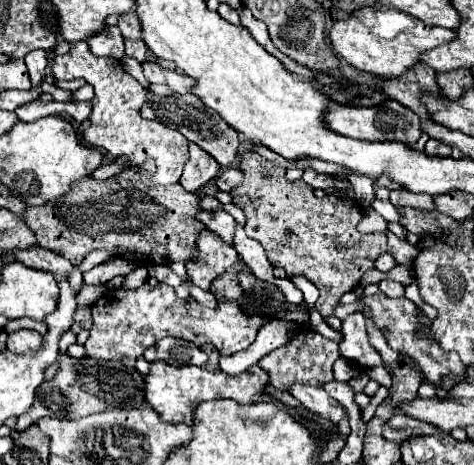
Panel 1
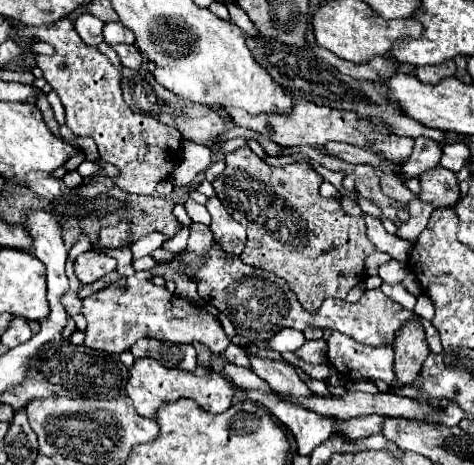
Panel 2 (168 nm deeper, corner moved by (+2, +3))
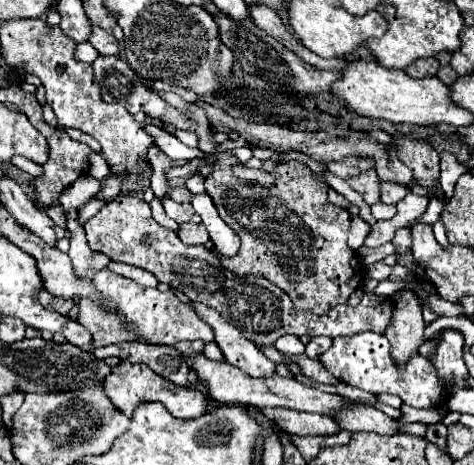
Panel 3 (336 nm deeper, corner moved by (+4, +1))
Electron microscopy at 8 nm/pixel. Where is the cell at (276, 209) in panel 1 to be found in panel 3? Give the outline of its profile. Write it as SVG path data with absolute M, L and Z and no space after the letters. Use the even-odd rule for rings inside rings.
M157 92L157 94L165 98L169 104L169 110L167 110L169 114L163 116L163 120L171 122L177 130L193 130L199 138L201 152L207 156L215 156L215 162L211 162L213 170L205 178L205 190L213 198L215 208L219 210L219 216L241 236L241 248L237 256L233 258L219 256L223 260L223 266L227 266L231 272L239 276L255 274L255 276L263 276L271 280L273 284L277 284L291 296L295 308L299 310L307 310L313 314L325 314L329 308L337 304L345 304L351 292L355 292L365 280L367 270L357 250L353 250L347 244L347 234L351 228L351 214L327 200L327 188L329 188L327 182L321 180L321 176L317 176L307 164L297 162L297 160L281 162L271 172L253 170L253 168L243 166L231 150L217 152L219 142L213 138L211 124L201 106L187 104L173 92Z

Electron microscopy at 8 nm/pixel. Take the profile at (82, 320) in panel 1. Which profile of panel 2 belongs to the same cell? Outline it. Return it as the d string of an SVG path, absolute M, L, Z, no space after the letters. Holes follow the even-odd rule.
M67 290L67 292L63 294L63 306L65 306L65 312L67 312L69 316L79 314L79 310L81 310L81 300L77 298L77 292Z

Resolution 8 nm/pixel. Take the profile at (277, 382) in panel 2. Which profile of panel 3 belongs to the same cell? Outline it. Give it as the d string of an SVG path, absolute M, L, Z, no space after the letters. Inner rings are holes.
M191 304L191 308L197 312L197 316L207 322L215 332L215 342L219 344L221 352L225 354L225 360L245 374L253 378L269 378L275 376L275 362L271 362L253 342L239 336L239 330L231 324L227 324L213 308L207 308L205 304Z

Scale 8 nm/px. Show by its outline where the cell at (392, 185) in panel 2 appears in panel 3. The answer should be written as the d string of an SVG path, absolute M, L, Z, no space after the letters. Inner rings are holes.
M371 170L371 172L361 172L359 176L351 178L351 180L349 180L349 186L351 186L353 190L357 190L357 192L365 198L367 204L377 204L377 202L381 202L381 190L379 190L381 180L377 178L377 172L375 172L375 170Z

